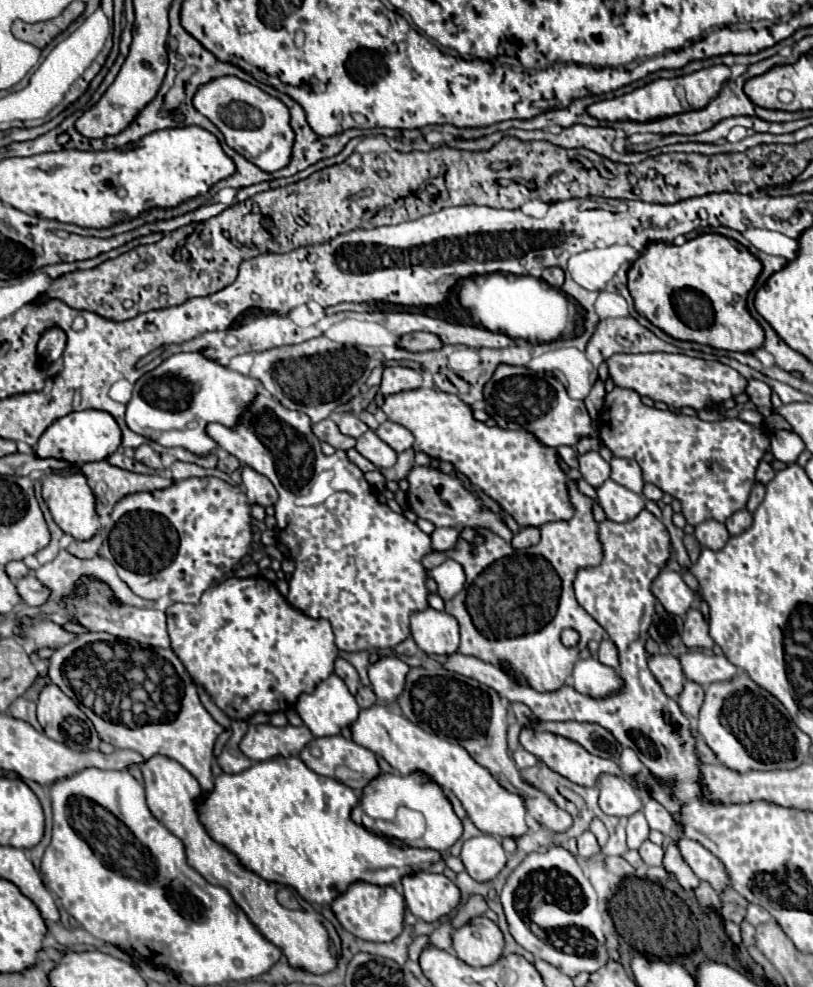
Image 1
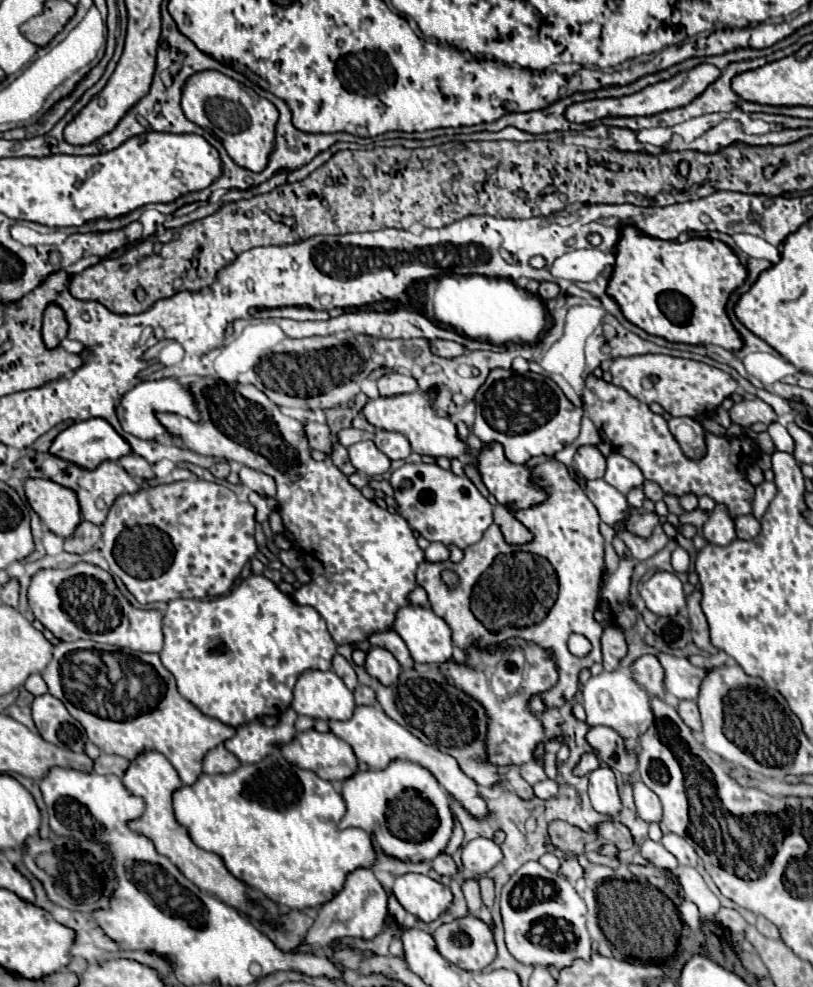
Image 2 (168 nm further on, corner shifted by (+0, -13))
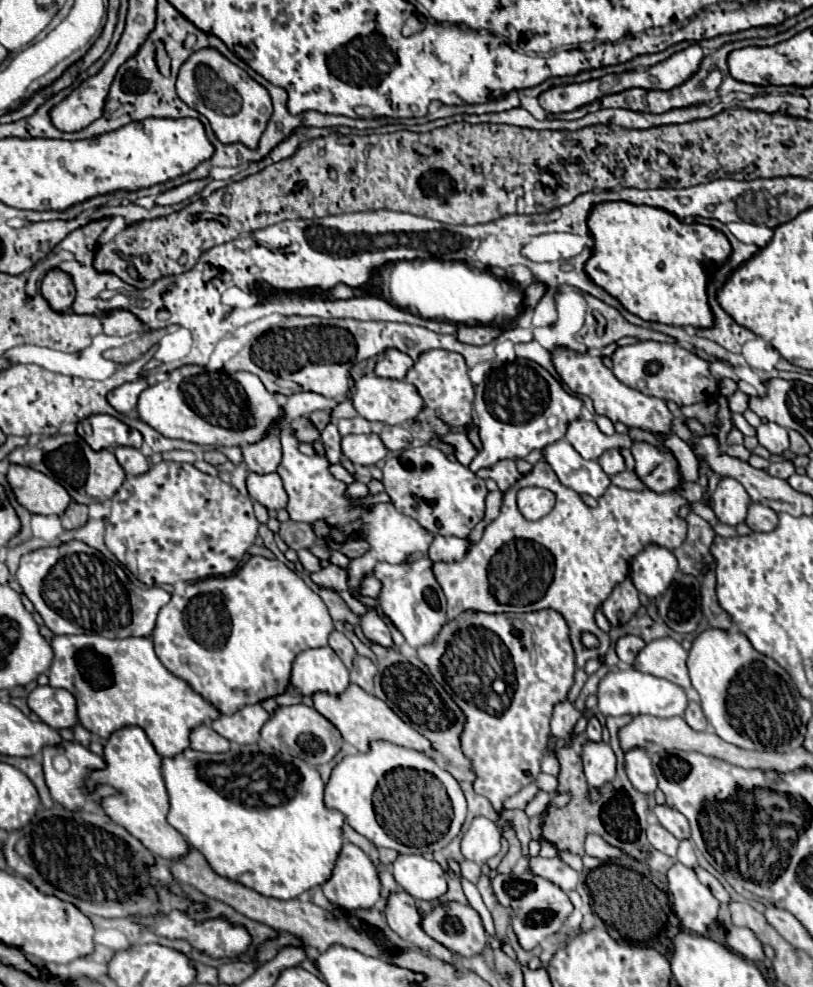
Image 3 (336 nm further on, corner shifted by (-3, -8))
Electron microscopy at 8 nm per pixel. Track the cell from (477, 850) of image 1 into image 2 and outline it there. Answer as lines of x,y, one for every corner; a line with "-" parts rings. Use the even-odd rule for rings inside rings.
476,838
462,848
462,866
474,876
486,876
498,862
502,862
502,850
486,838

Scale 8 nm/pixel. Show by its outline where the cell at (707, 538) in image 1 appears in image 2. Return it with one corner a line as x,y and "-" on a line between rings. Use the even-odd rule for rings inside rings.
722,506
714,508
708,522
702,526
702,536
708,544
716,544
716,546
728,546
736,538
734,522
728,516
726,508

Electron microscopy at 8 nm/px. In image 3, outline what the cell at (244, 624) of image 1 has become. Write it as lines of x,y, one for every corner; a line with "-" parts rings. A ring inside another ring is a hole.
251,555
227,577
207,577
187,585
183,595
173,593
171,601
157,615
151,639
157,657
169,671
183,677
217,711
231,715
237,707
283,693
289,685
291,663
297,653
311,647
325,647
329,631
333,631
333,619
323,599
295,571
279,559

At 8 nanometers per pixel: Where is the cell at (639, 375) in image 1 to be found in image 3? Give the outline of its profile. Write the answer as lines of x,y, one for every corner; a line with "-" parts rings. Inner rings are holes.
639,341
635,345
617,347
611,355
615,377
645,395
653,395
677,405
709,403
717,399
719,383
709,373
709,363
701,357
689,353
677,343
657,343
657,341

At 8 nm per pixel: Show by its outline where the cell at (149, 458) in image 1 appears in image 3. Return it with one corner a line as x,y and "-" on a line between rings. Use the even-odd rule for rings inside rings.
117,447
115,457
127,475
141,475
149,469
145,455
135,447

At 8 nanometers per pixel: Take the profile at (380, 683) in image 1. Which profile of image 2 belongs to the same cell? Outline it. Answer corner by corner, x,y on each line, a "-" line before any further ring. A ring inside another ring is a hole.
372,646
372,650
366,656
366,672
376,678
380,684
390,686
400,678
400,664
398,660
384,648
376,648

